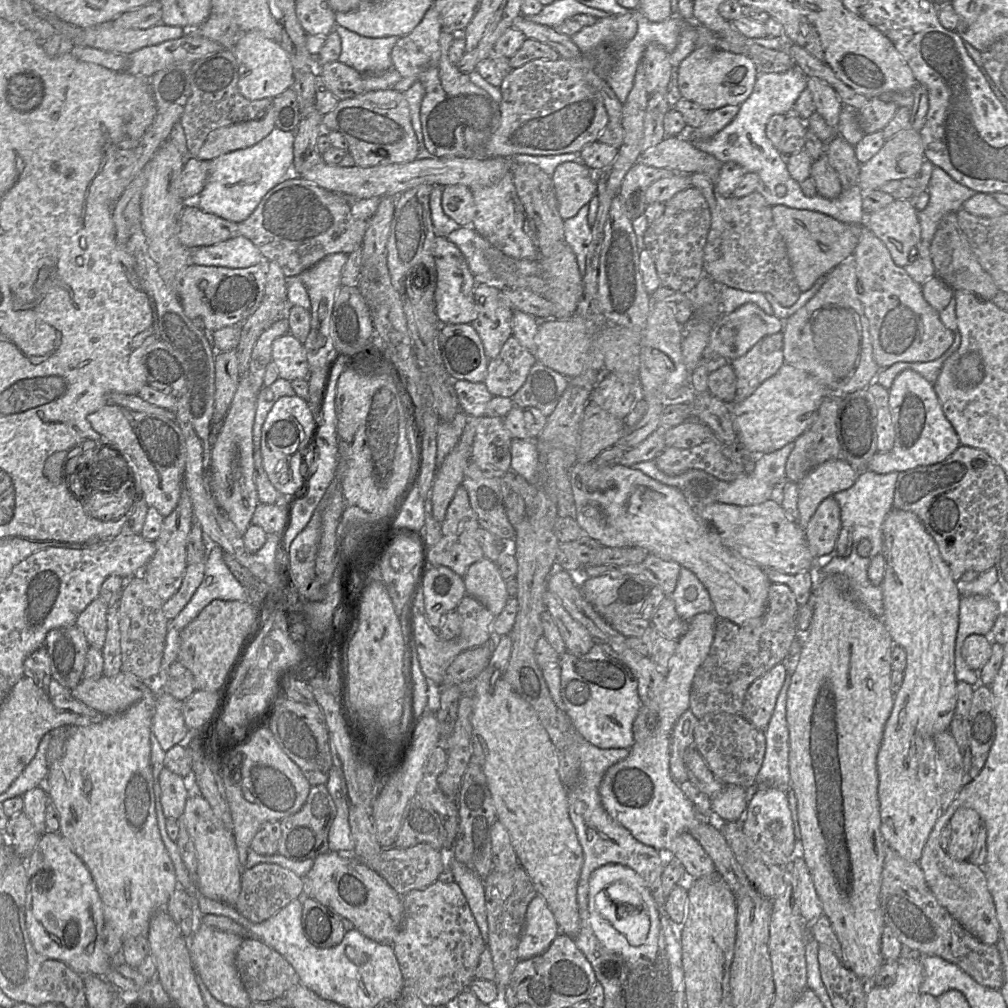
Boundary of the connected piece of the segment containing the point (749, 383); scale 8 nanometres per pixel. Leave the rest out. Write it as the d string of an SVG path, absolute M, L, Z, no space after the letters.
M782 331L763 337L746 354L729 363L736 375L736 394L731 406L752 395L785 363Z

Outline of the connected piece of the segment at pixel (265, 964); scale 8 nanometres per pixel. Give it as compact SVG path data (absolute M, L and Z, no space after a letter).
M243 939L235 957L235 965L251 1002L276 1000L300 983L294 968L280 954L256 939Z

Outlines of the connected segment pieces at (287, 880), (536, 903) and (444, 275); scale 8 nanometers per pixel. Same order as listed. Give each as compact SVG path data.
M260 863L241 874L241 890L235 909L252 923L261 923L274 916L304 890L304 879L276 864Z
M536 894L526 909L524 928L517 947L518 960L541 955L559 933L558 924L545 899Z
M437 235L434 244L434 260L437 271L434 293L435 311L441 324L470 324L475 318L474 288L477 280L469 270L461 251L446 236Z

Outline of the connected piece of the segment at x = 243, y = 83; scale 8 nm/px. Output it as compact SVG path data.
M249 31L240 35L232 50L238 64L238 89L246 99L273 99L292 87L293 68L280 43L268 39L260 31Z

